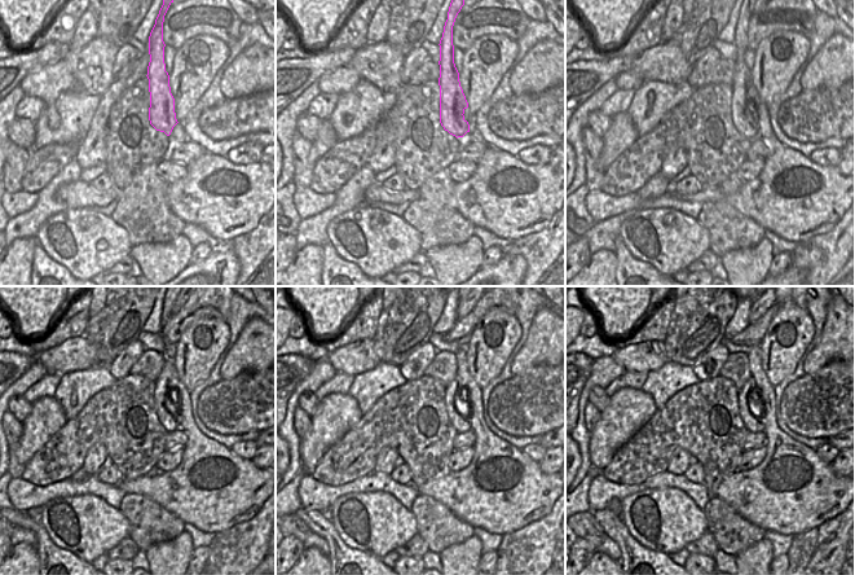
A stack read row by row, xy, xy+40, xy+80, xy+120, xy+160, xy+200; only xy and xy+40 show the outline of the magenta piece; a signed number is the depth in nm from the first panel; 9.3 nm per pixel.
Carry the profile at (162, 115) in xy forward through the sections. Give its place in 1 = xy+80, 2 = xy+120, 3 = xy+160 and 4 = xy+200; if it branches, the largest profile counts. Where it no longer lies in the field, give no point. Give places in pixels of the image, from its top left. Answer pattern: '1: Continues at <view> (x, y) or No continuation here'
1: Continues at xy+80 (744, 95)
2: Continues at xy+120 (166, 390)
3: Continues at xy+160 (455, 391)
4: Continues at xy+200 (752, 420).

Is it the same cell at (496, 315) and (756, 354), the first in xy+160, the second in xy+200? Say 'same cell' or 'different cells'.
different cells

